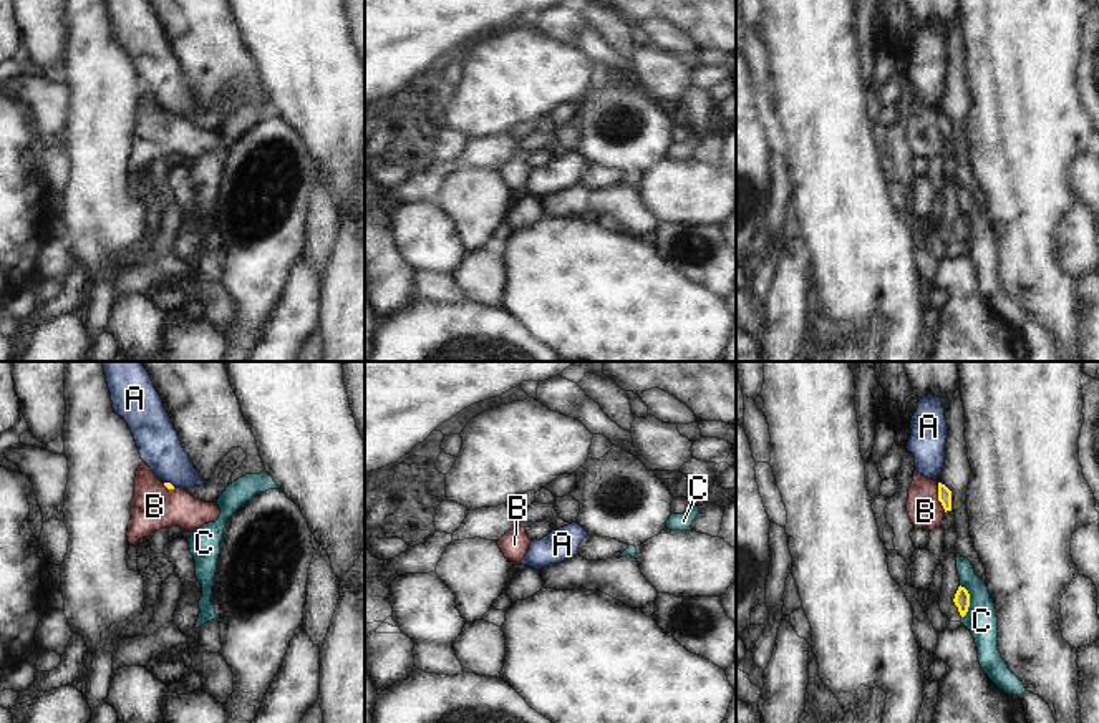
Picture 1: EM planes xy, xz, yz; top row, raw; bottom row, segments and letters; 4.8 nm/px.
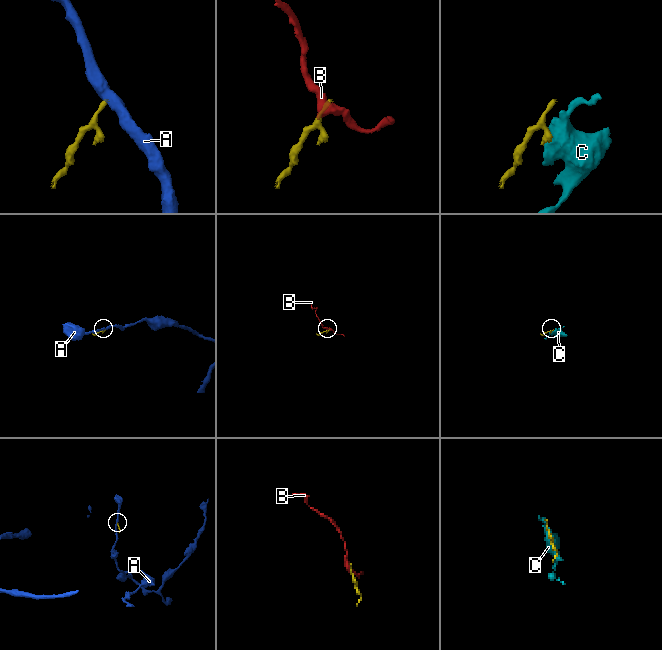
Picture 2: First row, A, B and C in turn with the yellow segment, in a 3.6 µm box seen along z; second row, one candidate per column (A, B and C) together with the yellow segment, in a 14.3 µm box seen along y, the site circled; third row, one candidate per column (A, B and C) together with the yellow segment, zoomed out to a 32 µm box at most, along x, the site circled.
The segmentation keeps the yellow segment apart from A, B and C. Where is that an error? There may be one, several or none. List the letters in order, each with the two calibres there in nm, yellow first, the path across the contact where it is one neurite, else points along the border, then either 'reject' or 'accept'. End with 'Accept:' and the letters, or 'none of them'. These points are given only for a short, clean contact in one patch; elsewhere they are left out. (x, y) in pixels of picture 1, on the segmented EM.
A: 30 nm thick on the yellow side, 200 nm on the other; border along xy (164, 481), (174, 486); reject
B: 60 nm thick on the yellow side, 170 nm on the other; border along yz (937, 483), (937, 499), (945, 511); reject
C: 80 nm thick on the yellow side, 150 nm on the other; border along yz (960, 584), (968, 594), (968, 611), (963, 617); reject
Accept: none of them

